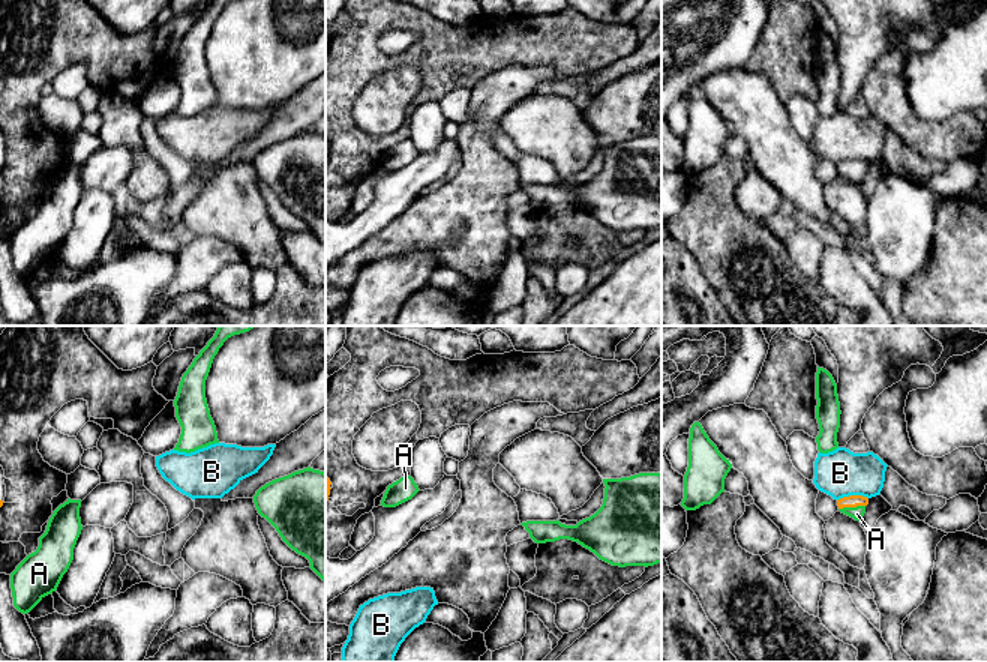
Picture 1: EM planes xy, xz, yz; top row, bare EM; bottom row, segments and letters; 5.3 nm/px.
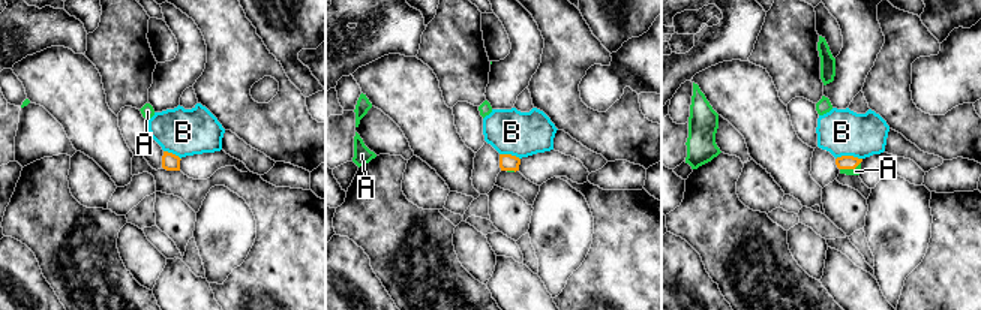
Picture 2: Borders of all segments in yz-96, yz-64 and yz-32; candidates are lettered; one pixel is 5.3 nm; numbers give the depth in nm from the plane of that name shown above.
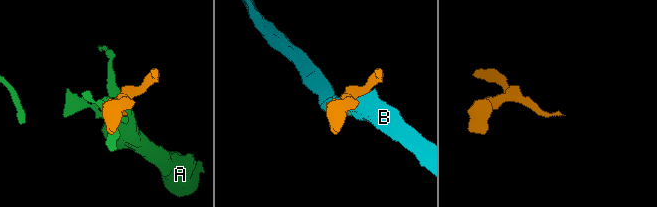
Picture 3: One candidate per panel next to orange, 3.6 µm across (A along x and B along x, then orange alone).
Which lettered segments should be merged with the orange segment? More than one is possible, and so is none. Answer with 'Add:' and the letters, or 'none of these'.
Add: A

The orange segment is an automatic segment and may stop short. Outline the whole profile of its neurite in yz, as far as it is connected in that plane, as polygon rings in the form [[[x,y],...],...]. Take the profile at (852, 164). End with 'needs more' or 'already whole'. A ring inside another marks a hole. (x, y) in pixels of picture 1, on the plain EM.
[[[849,159],[837,164],[838,174],[855,185],[862,183],[868,162],[862,159]]]; needs more

